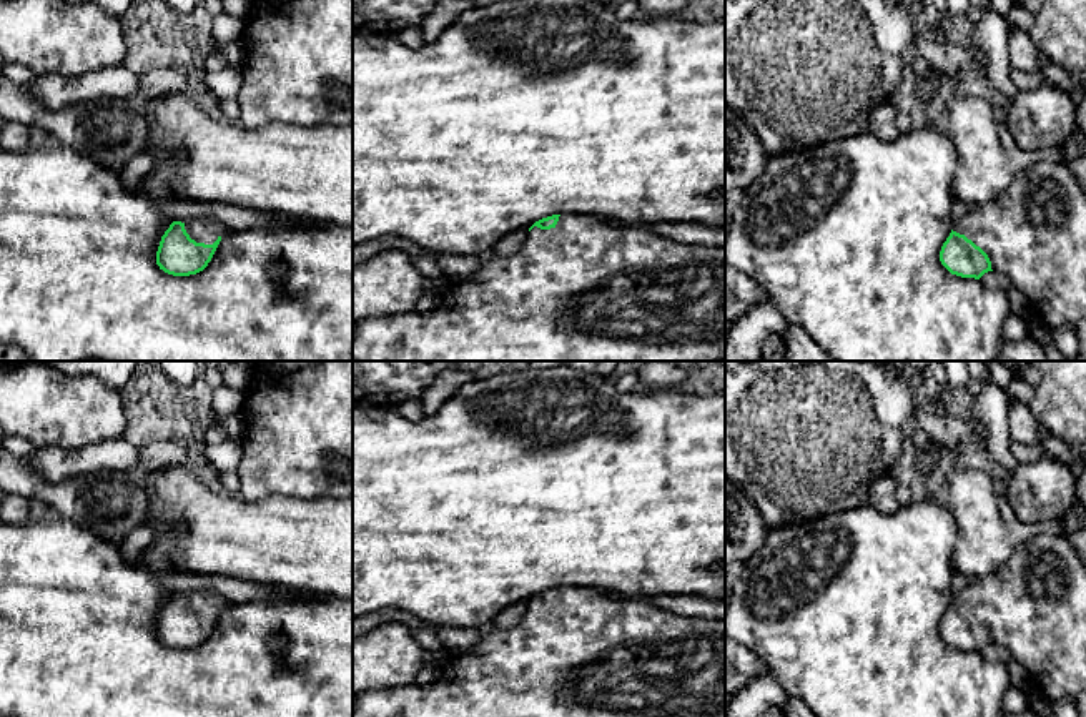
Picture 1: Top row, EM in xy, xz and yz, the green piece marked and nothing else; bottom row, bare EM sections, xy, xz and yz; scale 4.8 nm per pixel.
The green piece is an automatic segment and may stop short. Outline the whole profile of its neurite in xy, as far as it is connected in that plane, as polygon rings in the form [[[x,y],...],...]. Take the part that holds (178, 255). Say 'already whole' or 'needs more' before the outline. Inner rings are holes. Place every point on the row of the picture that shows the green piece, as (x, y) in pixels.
needs more; [[[215,218],[173,221],[161,236],[156,265],[173,276],[196,274],[208,266],[226,231]]]

